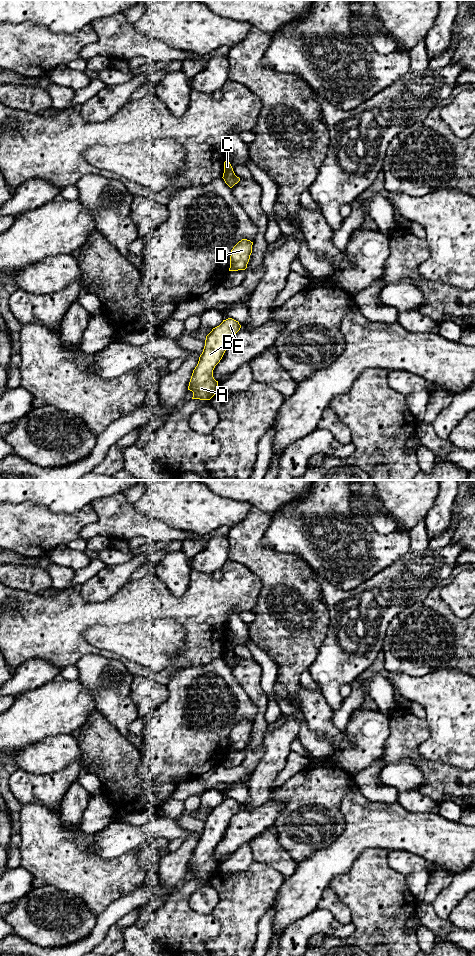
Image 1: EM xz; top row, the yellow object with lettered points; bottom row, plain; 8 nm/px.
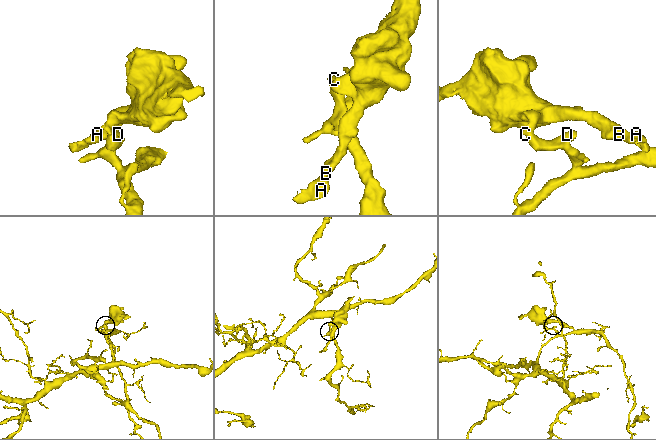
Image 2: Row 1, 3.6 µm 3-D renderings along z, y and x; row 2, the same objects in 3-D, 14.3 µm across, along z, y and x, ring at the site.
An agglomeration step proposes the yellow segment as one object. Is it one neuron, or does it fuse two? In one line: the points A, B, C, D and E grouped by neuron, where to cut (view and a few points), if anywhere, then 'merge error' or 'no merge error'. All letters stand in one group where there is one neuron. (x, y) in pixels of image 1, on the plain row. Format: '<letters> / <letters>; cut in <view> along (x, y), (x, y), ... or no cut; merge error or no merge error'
A B C E / D; cut in xz along (235, 655), (223, 658); merge error

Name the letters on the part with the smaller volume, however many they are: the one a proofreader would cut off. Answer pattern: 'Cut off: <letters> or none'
Cut off: A, B, C, E

